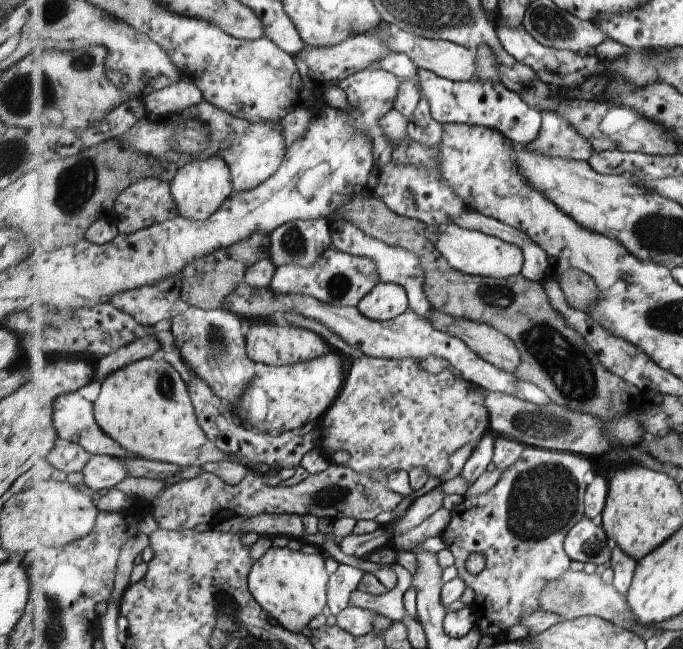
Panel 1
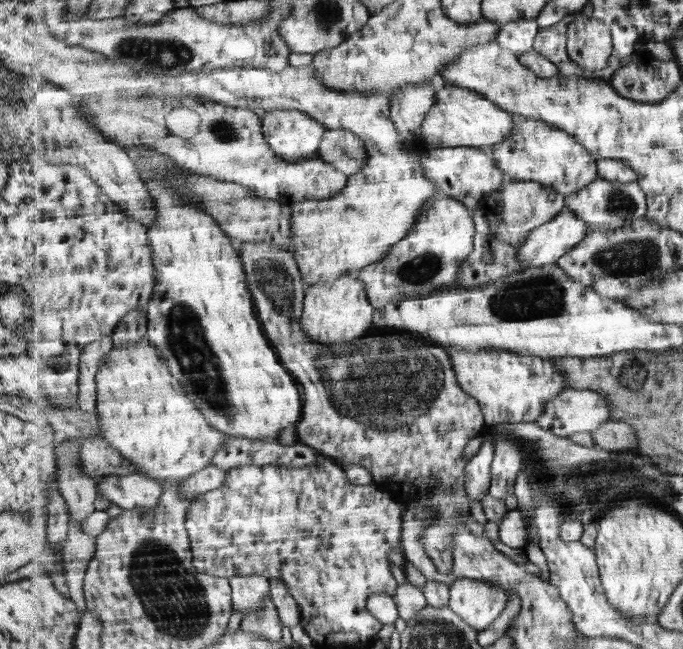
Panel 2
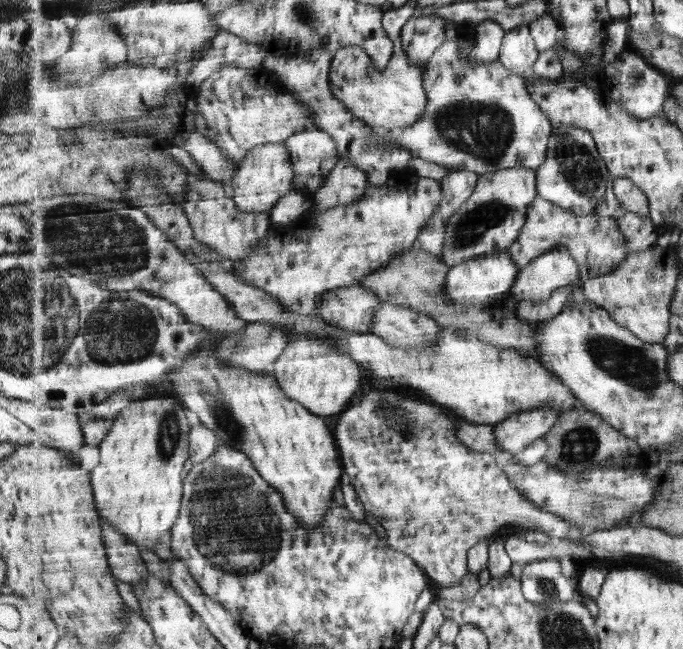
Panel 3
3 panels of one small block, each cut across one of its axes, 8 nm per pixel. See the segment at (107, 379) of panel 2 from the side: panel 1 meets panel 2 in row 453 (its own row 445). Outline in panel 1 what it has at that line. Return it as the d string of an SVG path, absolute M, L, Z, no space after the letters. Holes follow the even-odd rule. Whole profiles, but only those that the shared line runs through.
M160 355L145 358L144 360L135 362L134 364L128 365L123 369L117 370L114 374L111 374L104 383L102 384L102 389L100 390L100 395L96 398L94 404L96 406L96 420L97 423L101 426L101 429L104 430L108 436L111 436L127 453L134 455L137 458L148 459L156 462L163 462L168 464L173 464L181 468L186 466L198 466L201 469L203 464L207 462L223 462L223 461L232 461L233 463L243 464L245 467L259 468L259 472L262 472L263 467L265 470L269 470L269 464L259 464L259 462L245 462L243 459L239 459L235 455L231 455L226 451L223 451L220 447L217 447L206 435L203 429L201 429L200 422L196 416L196 409L194 408L193 402L190 398L189 385L185 383L185 380L181 378L181 374L167 362L160 358Z

